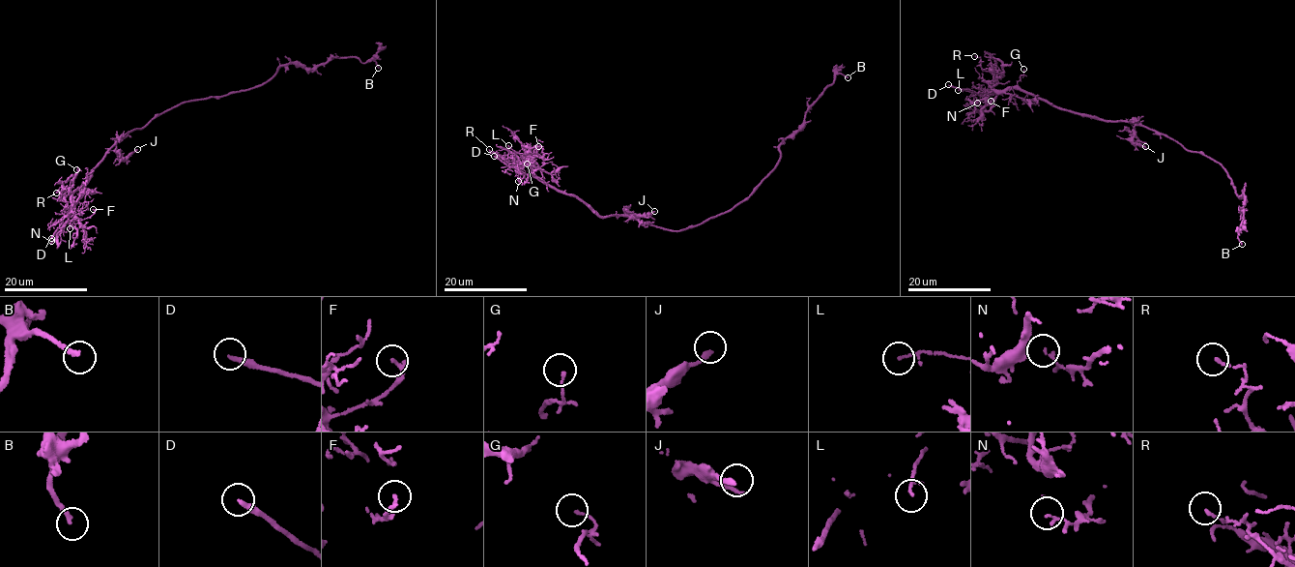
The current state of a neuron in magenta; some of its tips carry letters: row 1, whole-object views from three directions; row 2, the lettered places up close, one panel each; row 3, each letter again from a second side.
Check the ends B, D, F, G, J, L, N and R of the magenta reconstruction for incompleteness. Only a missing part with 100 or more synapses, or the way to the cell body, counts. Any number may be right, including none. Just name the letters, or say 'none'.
D

